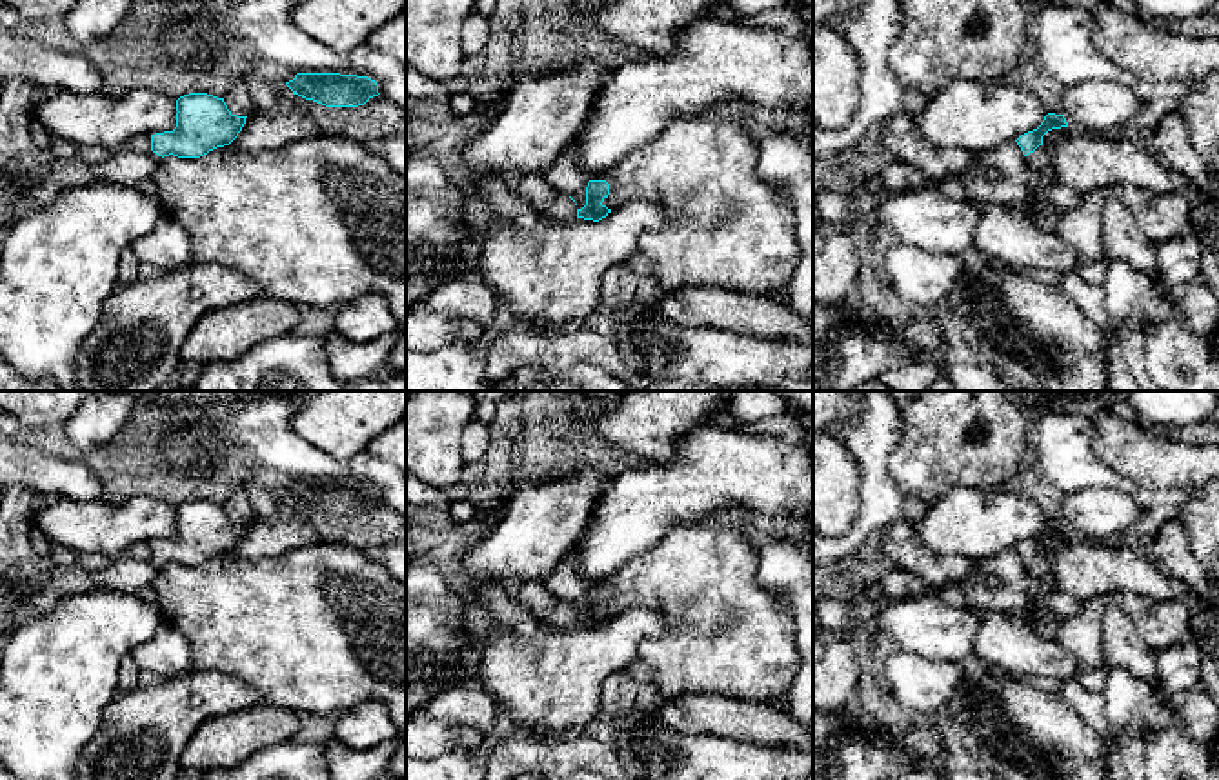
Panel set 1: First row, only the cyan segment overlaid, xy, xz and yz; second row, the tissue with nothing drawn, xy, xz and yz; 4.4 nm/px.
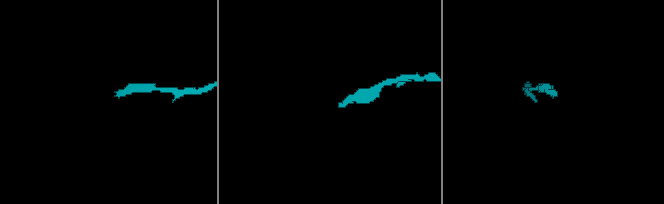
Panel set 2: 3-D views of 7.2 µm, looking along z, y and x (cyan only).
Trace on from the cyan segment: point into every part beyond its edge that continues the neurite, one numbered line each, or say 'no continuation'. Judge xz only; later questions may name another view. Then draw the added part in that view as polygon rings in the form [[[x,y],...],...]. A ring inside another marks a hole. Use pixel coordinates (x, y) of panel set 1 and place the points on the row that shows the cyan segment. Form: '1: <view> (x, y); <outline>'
1: xz (554, 208); [[[520,176],[511,180],[509,187],[520,202],[537,211],[546,224],[562,224],[577,218],[575,202],[568,195],[551,189],[544,176]]]

